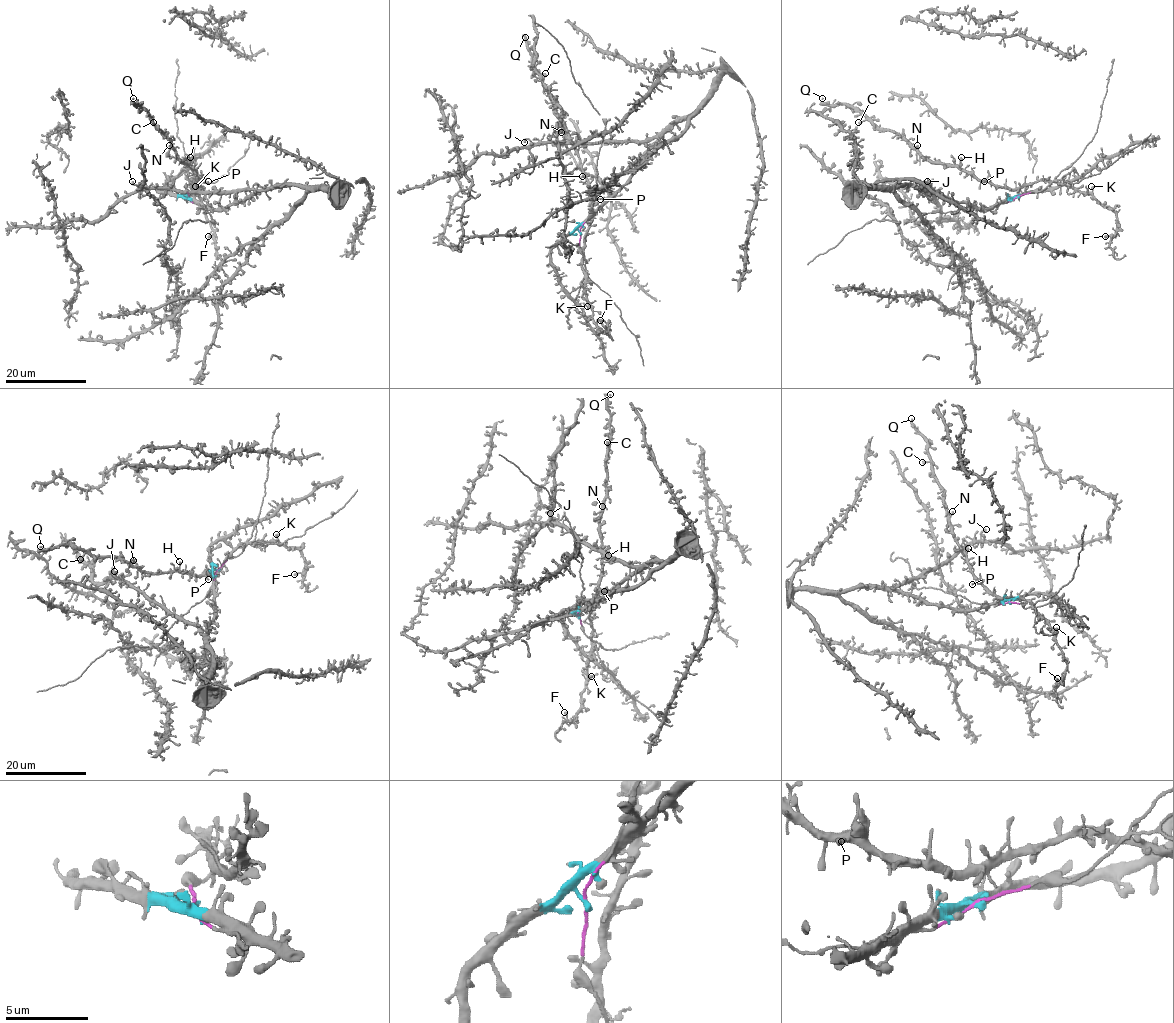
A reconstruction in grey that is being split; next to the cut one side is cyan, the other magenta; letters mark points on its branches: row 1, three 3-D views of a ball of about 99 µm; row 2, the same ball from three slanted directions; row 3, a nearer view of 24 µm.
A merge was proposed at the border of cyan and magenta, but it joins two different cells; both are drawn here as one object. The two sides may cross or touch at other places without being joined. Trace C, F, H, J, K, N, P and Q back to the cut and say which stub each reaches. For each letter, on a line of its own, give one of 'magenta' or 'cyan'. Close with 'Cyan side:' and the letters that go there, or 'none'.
C: magenta
F: magenta
H: magenta
J: cyan
K: magenta
N: magenta
P: magenta
Q: magenta
Cyan side: J

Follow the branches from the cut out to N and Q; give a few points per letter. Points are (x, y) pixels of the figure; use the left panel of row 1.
N: (188, 196), (187, 191), (193, 187), (191, 180), (196, 188), (199, 186), (197, 174), (169, 145)
Q: (188, 196), (187, 191), (193, 187), (191, 180), (196, 188), (199, 186), (197, 174), (179, 158), (133, 97)

